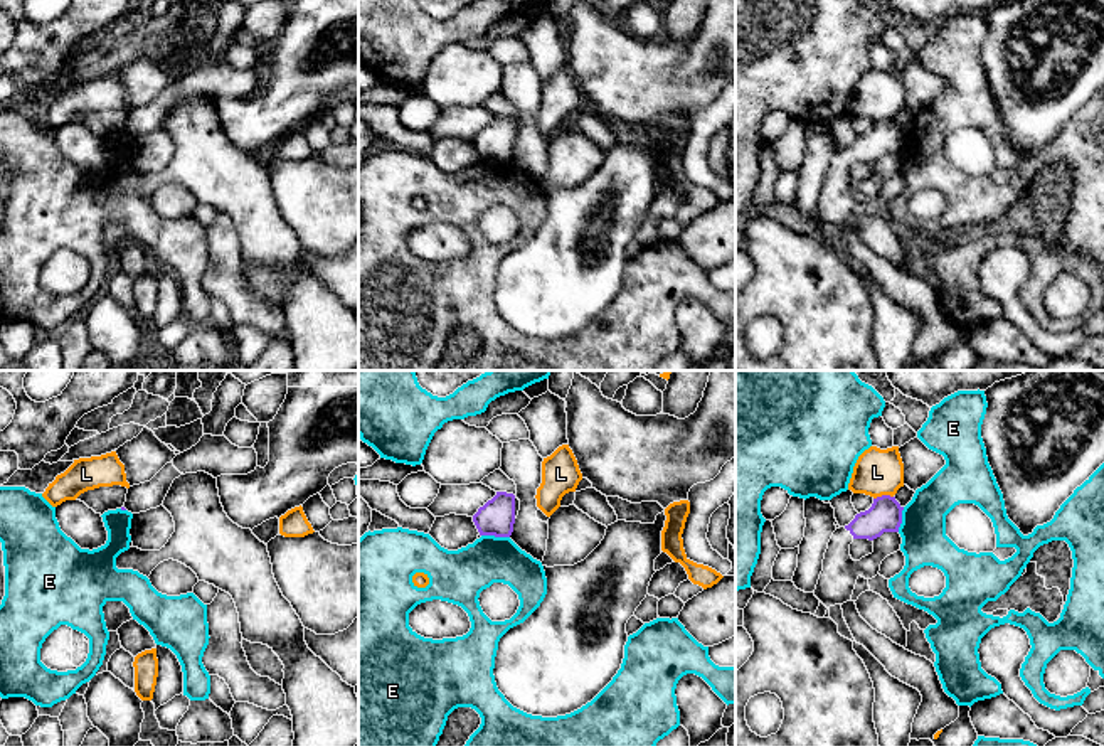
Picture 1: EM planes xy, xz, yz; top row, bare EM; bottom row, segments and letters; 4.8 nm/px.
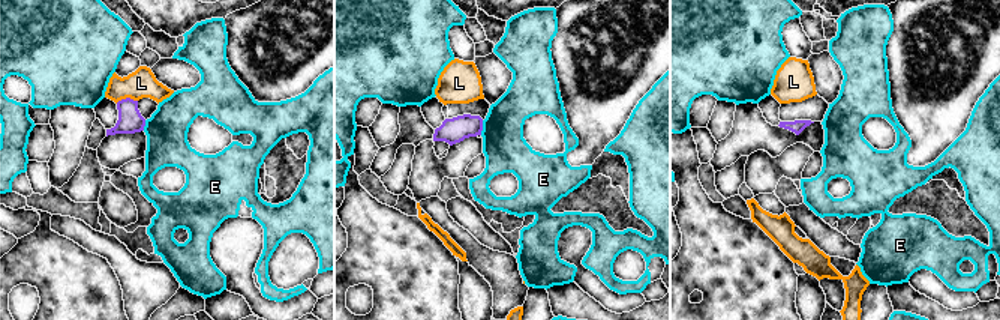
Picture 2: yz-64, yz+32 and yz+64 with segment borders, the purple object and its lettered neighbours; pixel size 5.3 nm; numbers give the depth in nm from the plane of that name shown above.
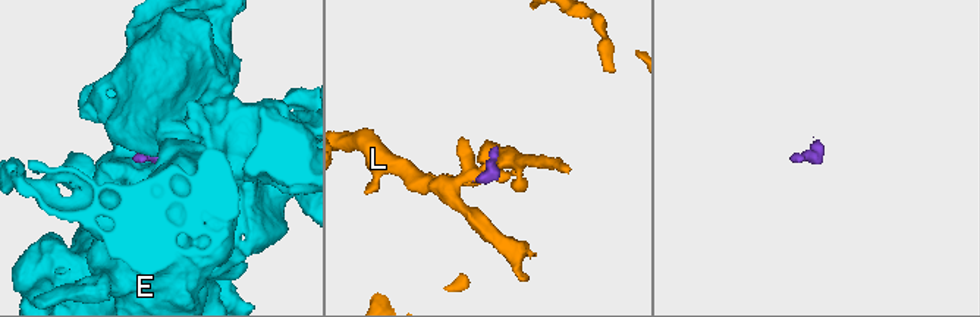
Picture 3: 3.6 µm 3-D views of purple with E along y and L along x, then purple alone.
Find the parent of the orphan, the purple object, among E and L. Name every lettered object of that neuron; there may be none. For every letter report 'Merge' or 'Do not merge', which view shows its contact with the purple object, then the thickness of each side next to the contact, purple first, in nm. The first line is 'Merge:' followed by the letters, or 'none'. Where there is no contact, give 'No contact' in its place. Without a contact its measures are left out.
Merge: none
E: Do not merge. Touches purple in xz. Thickness 170 nm (purple) against 240 nm
L: Do not merge. Touches purple in yz. Thickness 160 nm (purple) against 220 nm

